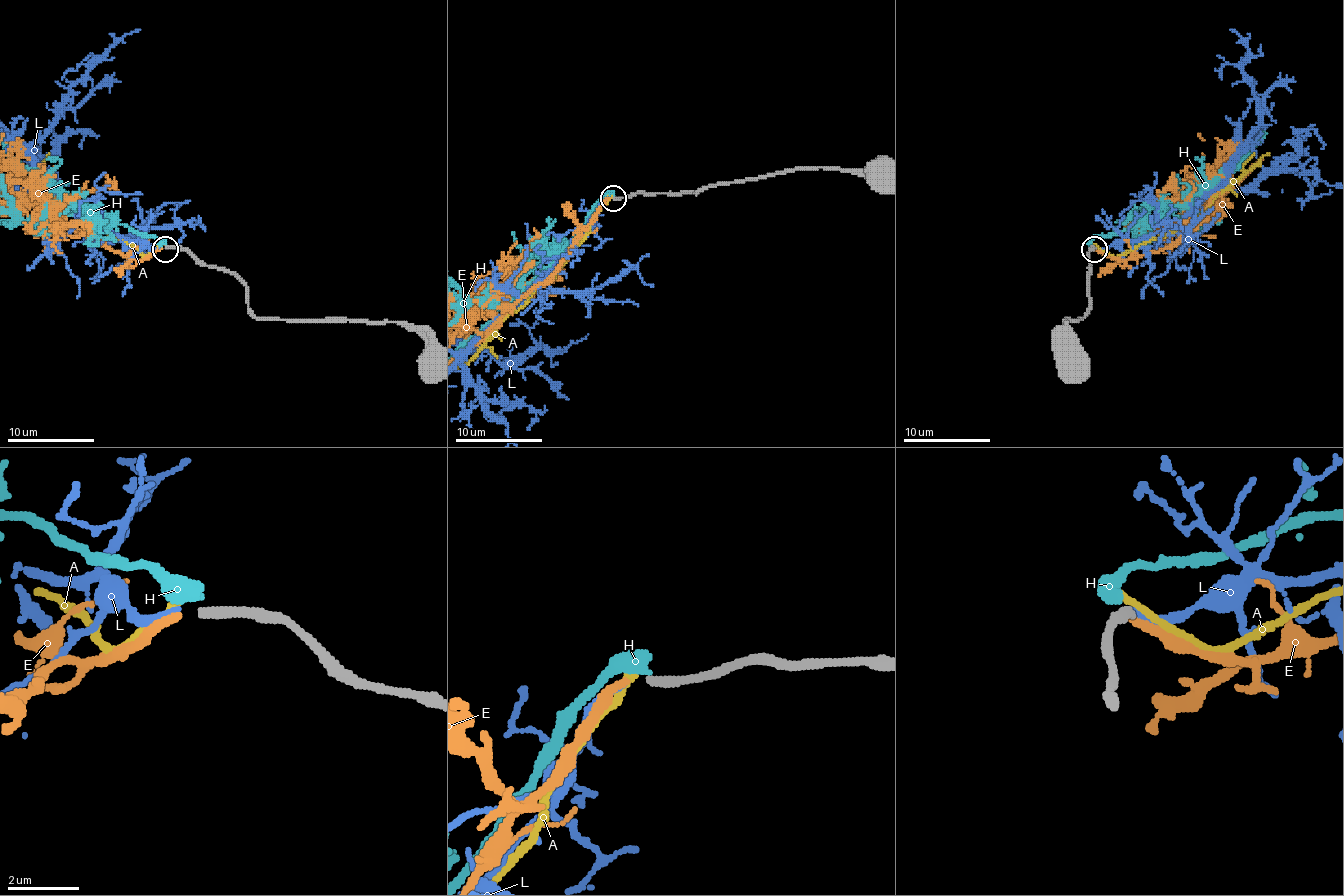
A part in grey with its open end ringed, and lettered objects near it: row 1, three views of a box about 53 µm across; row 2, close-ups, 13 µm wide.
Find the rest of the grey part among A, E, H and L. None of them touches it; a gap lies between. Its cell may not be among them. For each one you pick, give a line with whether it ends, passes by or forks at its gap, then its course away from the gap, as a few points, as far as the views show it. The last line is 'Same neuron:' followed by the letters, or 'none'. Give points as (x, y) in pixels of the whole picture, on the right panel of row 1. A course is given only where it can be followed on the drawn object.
E: it ends
Same neuron: E

